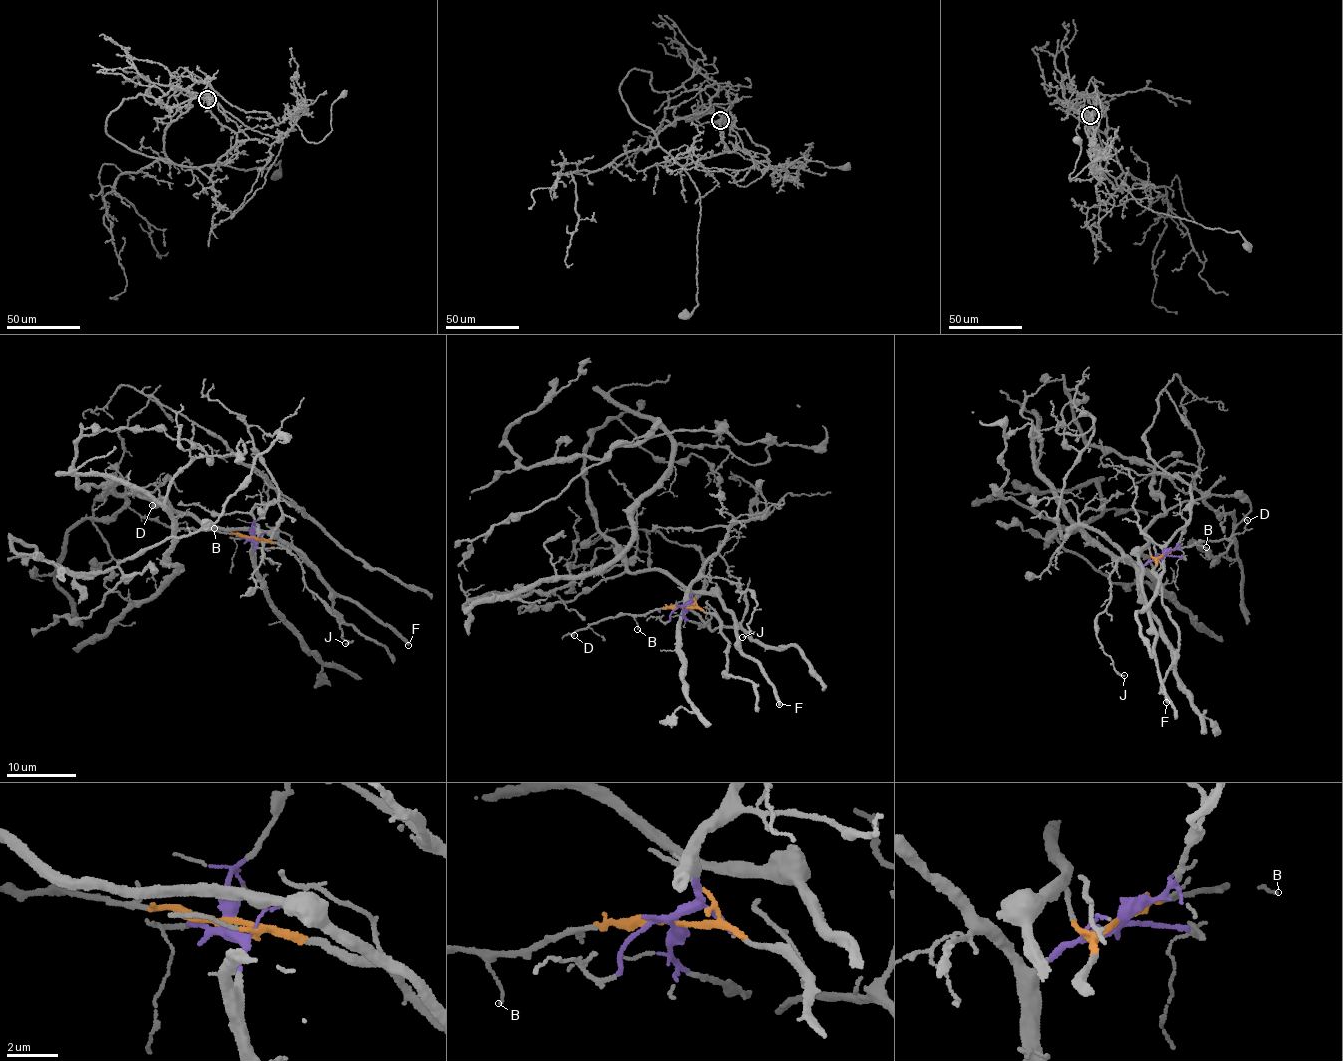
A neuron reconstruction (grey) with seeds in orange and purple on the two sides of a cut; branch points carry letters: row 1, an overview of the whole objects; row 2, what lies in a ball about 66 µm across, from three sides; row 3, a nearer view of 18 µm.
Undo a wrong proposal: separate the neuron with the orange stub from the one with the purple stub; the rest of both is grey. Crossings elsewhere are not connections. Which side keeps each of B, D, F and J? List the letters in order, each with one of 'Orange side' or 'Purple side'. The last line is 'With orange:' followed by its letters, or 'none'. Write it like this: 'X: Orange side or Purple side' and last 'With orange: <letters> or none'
B: Orange side
D: Orange side
F: Orange side
J: Purple side
With orange: B, D, F

